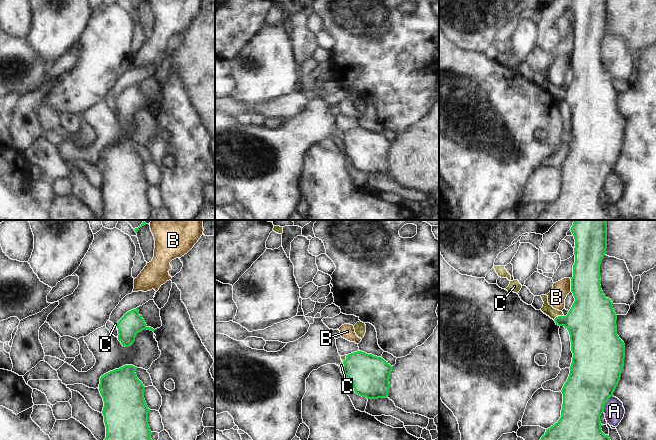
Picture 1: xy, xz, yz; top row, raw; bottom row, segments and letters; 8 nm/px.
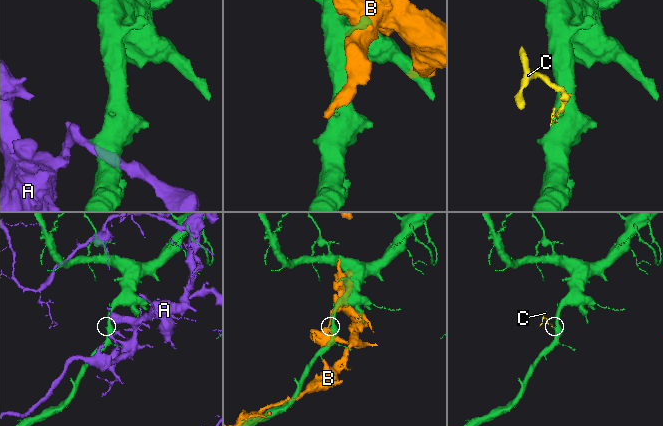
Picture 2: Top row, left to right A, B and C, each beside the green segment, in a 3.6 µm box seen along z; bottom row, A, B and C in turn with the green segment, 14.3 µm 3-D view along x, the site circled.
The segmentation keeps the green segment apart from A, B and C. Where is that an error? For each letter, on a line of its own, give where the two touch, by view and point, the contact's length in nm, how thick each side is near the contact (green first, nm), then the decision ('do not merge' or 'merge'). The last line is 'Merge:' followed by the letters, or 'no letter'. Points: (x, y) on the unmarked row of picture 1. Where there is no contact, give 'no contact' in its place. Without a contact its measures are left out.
A: meets green in yz at (606, 178); contact 150 nm long; 400 nm thick on the green side, 160 nm on the other; do not merge
B: meets green in yz at (571, 61); contact 100 nm long; 300 nm thick on the green side, 140 nm on the other; do not merge
C: meets green in yz at (558, 92); contact 90 nm long; 360 nm thick on the green side, 90 nm on the other; merge
Merge: C

